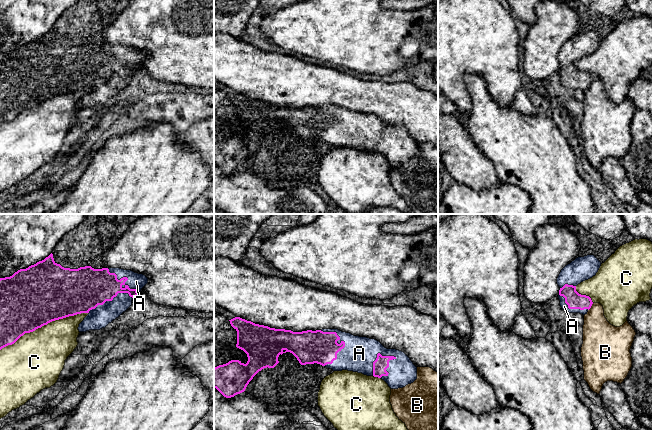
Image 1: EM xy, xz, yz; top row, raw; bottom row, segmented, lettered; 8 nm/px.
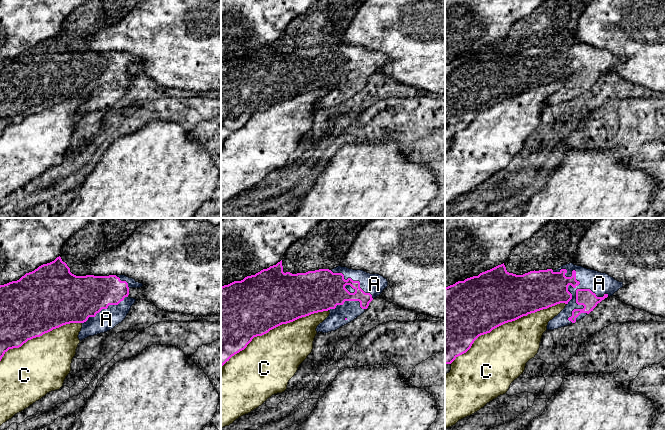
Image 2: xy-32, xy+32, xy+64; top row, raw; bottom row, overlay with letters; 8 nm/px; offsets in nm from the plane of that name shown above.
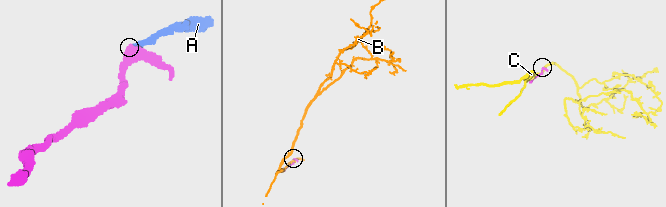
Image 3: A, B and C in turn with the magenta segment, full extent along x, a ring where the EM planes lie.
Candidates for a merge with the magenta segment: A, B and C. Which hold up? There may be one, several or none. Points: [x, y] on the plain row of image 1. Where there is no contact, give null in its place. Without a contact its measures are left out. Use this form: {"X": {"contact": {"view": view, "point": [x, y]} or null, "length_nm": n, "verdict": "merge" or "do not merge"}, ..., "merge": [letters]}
{"A": {"contact": {"view": "xz", "point": [377, 131]}, "length_nm": 240, "verdict": "merge"}, "B": {"contact": {"view": "yz", "point": [590, 83]}, "length_nm": 80, "verdict": "do not merge"}, "C": {"contact": {"view": "xy", "point": [44, 100]}, "length_nm": 750, "verdict": "do not merge"}, "merge": ["A"]}

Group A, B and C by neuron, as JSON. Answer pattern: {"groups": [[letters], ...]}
{"groups": [["A"], ["B"], ["C"]]}

